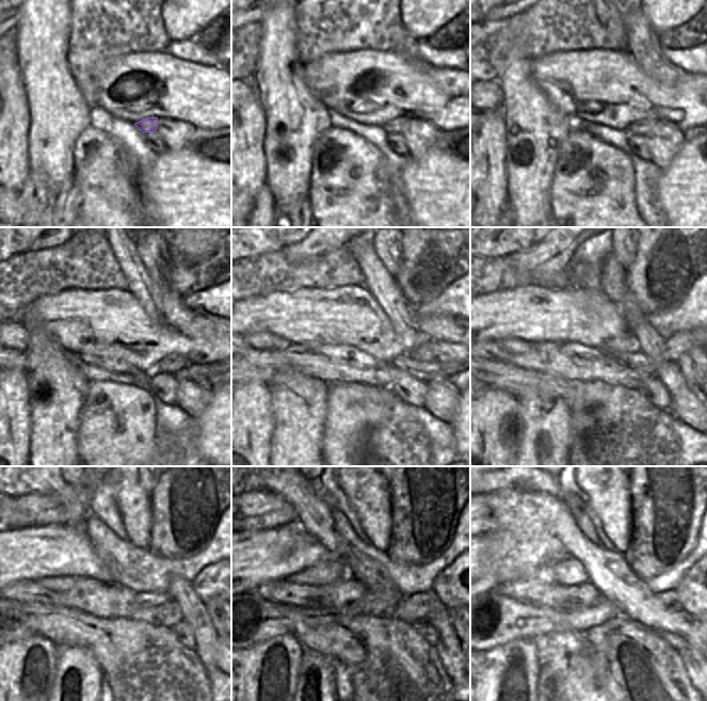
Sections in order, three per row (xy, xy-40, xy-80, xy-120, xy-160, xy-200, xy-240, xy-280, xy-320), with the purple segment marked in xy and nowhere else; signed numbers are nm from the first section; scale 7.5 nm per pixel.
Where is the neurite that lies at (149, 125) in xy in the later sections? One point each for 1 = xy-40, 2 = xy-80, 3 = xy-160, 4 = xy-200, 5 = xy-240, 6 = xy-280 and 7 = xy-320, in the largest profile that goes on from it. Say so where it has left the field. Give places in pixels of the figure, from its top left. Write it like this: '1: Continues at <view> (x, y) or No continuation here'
1: Continues at xy-40 (396, 126)
2: Continues at xy-80 (642, 127)
3: Continues at xy-160 (424, 352)
4: Continues at xy-200 (683, 341)
5: Continues at xy-240 (209, 583)
6: Continues at xy-280 (448, 585)
7: Continues at xy-320 (687, 589)

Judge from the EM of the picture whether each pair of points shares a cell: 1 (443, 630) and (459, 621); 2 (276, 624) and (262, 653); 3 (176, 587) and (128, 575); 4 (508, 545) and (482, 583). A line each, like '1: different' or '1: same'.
1: different
2: different
3: different
4: different

